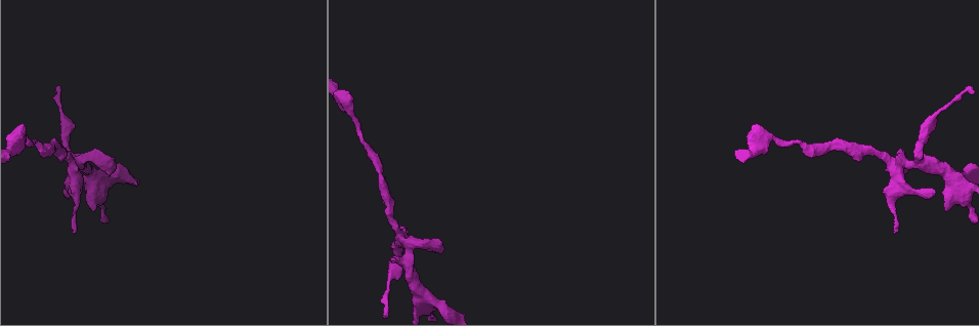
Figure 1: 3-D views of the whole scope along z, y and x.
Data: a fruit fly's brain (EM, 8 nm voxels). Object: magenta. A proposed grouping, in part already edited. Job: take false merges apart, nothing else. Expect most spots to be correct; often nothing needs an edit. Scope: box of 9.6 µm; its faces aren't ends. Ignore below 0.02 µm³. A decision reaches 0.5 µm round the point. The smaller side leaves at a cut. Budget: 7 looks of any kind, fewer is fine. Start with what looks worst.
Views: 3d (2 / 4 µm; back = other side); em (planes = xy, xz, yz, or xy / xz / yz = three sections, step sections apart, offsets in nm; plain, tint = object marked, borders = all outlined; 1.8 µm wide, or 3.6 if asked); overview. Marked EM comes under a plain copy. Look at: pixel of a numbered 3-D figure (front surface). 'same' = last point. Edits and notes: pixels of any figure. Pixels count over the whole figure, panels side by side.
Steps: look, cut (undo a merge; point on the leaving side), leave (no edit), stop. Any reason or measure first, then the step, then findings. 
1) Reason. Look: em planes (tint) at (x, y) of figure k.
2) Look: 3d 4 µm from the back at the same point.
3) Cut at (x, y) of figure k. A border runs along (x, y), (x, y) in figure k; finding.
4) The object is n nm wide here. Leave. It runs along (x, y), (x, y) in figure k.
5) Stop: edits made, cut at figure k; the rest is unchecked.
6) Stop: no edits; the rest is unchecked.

Thick turns thin. Look: 3d 4 µm at (72, 165) of figure 1.

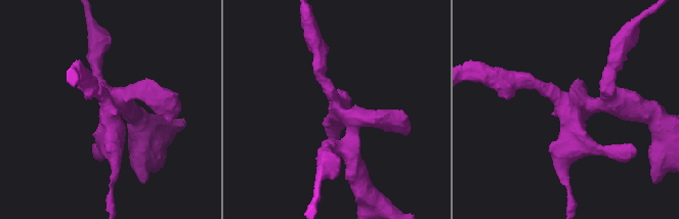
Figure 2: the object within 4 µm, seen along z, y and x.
4 arms meet here. Look: em yz step 4 (tint) at (112, 106) of figure 2.

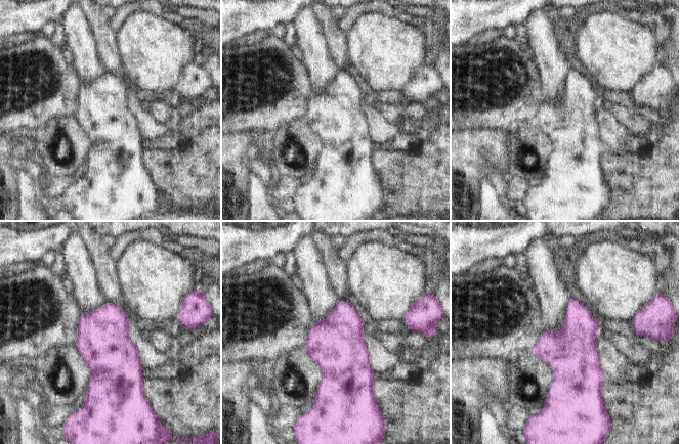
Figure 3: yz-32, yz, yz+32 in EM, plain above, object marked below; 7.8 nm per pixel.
Look: em planes (tint) at the same point.

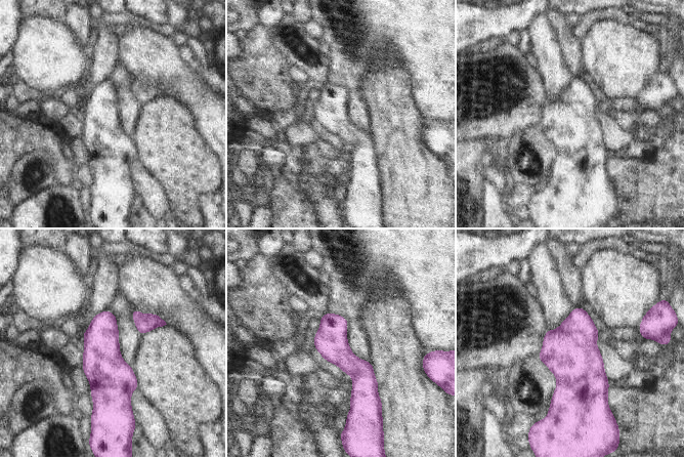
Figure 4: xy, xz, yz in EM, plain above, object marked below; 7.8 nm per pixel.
Leave. It runs along (325, 317), (358, 372), (356, 403) in figure 4; all the same cell.

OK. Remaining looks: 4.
Sharp bend. Look: 3d 2 µm at (26, 138) of figure 1.

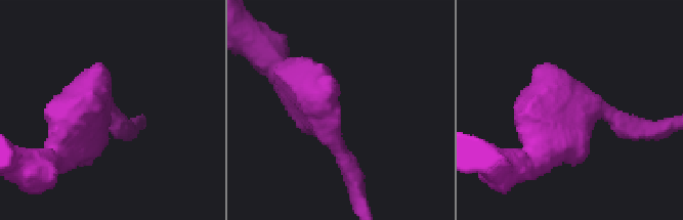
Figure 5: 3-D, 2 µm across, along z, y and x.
Now the EM. Look: em planes (tint) at (110, 112) of figure 5.

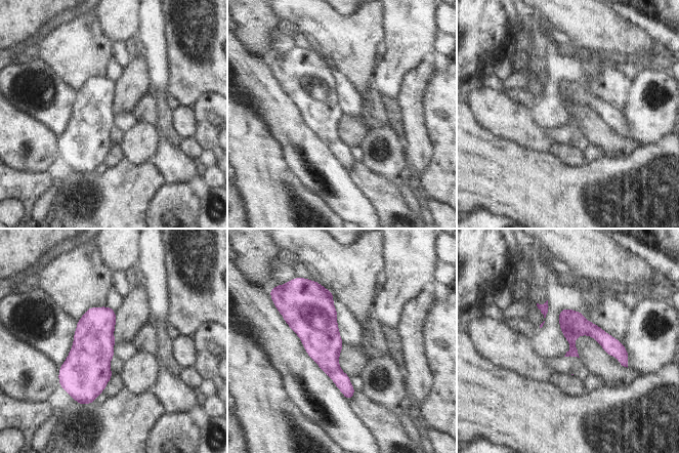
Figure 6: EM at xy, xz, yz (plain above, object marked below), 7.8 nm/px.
Leave. It runs along (561, 315), (595, 331), (625, 363) in figure 6; continuous, no second cell.

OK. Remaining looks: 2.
Look: em planes (tint) at (392, 276) of figure 1.

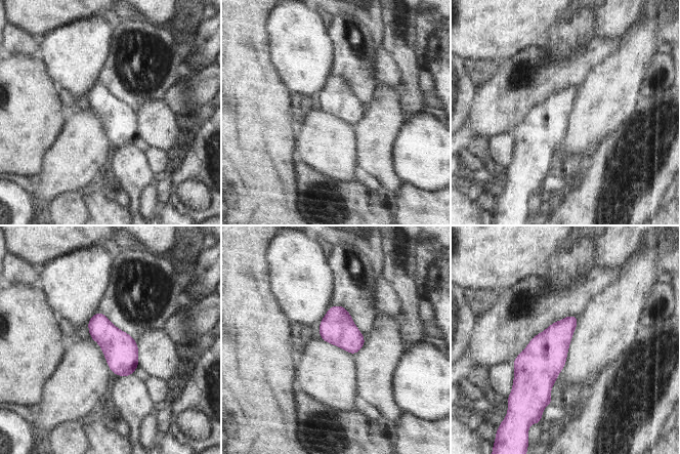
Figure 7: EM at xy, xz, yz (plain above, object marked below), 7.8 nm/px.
Leave. All the same cell.

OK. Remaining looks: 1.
Stop: no edits; the rest is unchecked.

